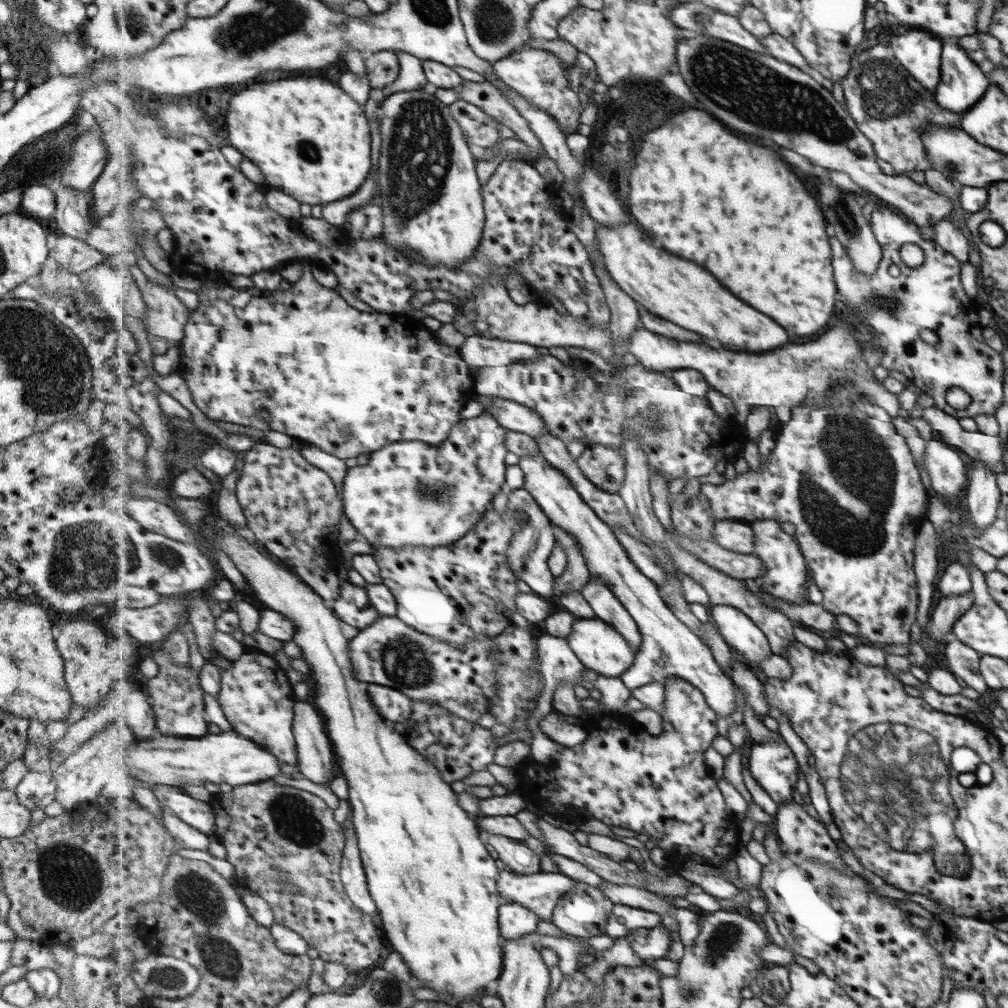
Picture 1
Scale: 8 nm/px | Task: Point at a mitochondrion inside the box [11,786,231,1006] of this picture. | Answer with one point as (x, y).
(69, 876)

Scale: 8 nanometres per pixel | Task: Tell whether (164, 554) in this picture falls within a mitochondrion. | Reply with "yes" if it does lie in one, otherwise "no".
yes

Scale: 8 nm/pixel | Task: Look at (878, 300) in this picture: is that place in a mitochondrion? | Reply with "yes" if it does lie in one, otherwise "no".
yes

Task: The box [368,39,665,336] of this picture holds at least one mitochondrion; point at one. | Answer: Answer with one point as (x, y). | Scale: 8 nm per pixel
(419, 153)

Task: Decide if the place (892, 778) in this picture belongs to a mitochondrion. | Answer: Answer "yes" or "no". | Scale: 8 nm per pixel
yes

